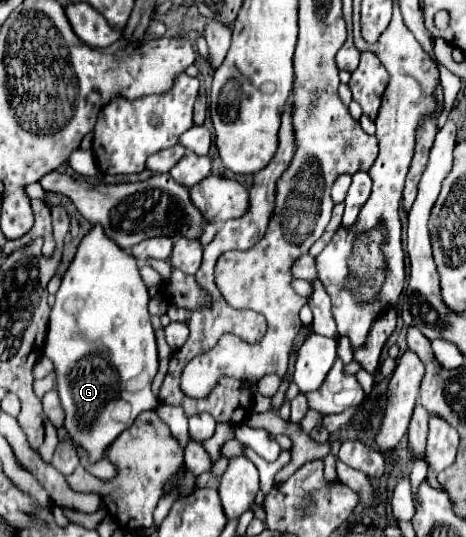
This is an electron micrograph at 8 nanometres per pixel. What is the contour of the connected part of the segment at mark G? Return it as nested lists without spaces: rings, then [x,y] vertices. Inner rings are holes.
[[[93,226],[79,242],[75,258],[63,274],[61,286],[55,294],[43,346],[43,354],[55,364],[57,392],[65,408],[65,428],[69,430],[71,438],[89,452],[93,462],[101,460],[105,448],[127,428],[127,424],[111,418],[111,410],[117,400],[127,400],[131,404],[131,420],[139,412],[159,406],[151,392],[151,380],[157,372],[157,344],[151,328],[151,314],[147,312],[151,296],[141,280],[137,260],[121,250],[103,232],[105,230],[101,226]]]

